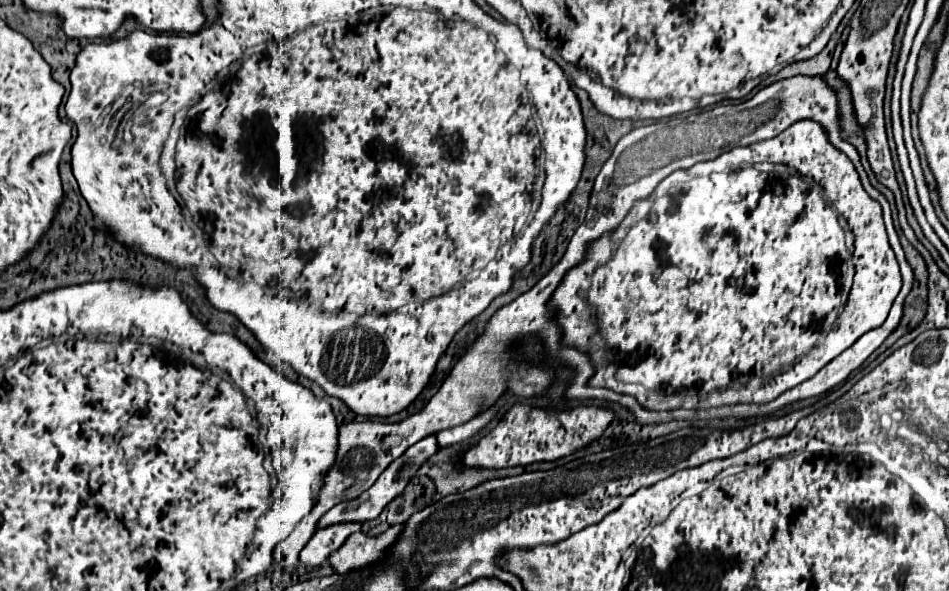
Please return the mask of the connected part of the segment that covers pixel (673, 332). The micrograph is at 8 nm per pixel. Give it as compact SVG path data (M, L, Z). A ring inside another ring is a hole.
M804 119L804 121L794 123L790 129L786 129L784 133L780 133L774 139L766 139L766 141L758 141L748 147L732 149L730 153L722 153L714 160L703 161L689 169L681 169L668 175L658 185L654 195L650 195L646 201L636 203L632 213L626 215L626 219L622 221L622 225L616 231L607 233L598 241L588 245L585 261L566 273L564 281L560 283L560 287L554 291L554 295L550 299L550 307L558 311L558 323L563 332L562 344L576 347L579 351L588 353L592 359L595 368L595 373L590 379L592 387L606 387L616 393L628 393L628 395L636 397L644 409L656 409L656 411L680 409L680 407L682 409L710 409L710 407L734 405L734 403L768 403L768 401L776 399L780 393L810 379L826 363L830 363L844 349L848 349L866 331L876 329L886 321L888 311L890 311L900 287L902 287L900 269L898 269L894 251L890 249L888 237L886 237L880 205L874 199L870 199L868 193L862 189L858 173L856 173L854 165L850 163L850 159L826 141L826 131L816 121Z

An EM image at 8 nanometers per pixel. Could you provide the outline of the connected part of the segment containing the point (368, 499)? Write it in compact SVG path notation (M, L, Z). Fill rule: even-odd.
M430 435L430 437L424 437L422 441L414 443L402 457L398 457L394 463L390 463L390 467L378 477L378 481L374 483L374 487L370 487L370 491L364 491L358 499L352 499L352 501L346 501L346 503L338 503L334 505L326 515L322 515L322 519L318 521L318 529L324 529L324 527L330 527L330 525L336 525L336 523L350 523L350 521L370 521L370 519L376 519L382 509L396 497L404 491L406 483L410 481L410 477L418 471L418 467L438 451L438 443L436 443L436 437Z

